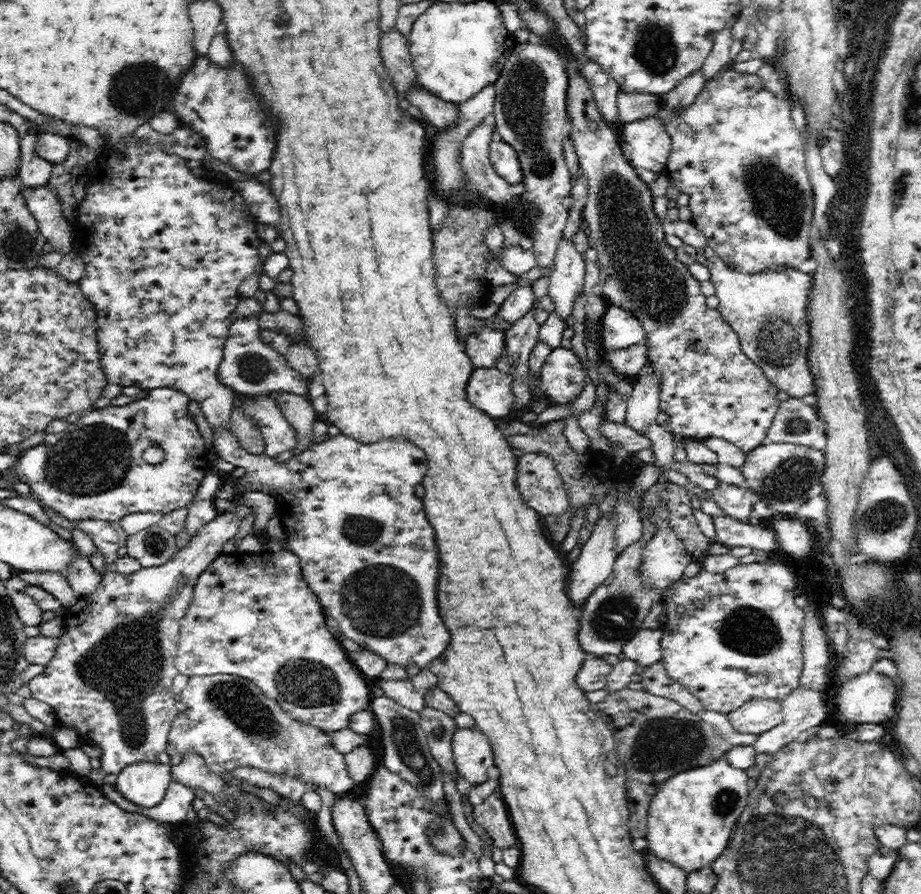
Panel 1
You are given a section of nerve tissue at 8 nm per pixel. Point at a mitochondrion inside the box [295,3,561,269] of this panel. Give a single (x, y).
(523, 95)

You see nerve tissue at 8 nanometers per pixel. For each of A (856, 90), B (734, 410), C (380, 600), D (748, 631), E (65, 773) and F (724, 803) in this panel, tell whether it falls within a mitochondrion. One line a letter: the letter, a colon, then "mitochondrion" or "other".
A: other
B: other
C: mitochondrion
D: mitochondrion
E: other
F: mitochondrion

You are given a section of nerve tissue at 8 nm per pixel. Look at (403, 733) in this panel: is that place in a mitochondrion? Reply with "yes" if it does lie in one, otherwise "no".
yes

